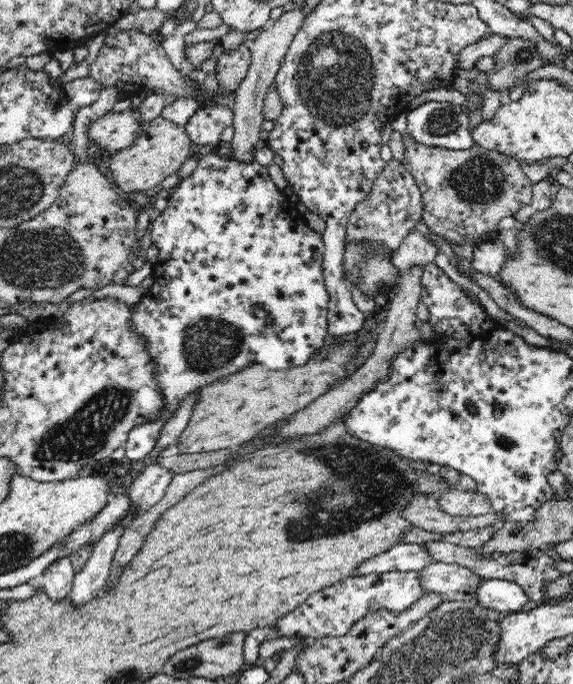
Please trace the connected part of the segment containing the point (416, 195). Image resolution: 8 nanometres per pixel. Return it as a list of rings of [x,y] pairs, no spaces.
[[[392,157],[390,161],[384,162],[382,170],[373,180],[371,191],[362,202],[356,204],[354,212],[350,213],[346,240],[376,243],[392,256],[404,237],[415,228],[417,221],[422,219],[422,214],[422,193],[414,177],[408,172],[403,161]]]

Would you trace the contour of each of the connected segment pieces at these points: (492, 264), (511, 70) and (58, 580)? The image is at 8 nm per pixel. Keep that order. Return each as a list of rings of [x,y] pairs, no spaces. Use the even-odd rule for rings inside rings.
[[[484,240],[473,247],[473,256],[470,261],[475,270],[496,277],[507,258],[508,250],[504,243],[498,240]]]
[[[508,39],[493,58],[494,69],[486,73],[485,86],[503,94],[507,94],[518,78],[544,66],[535,44],[526,39]]]
[[[69,556],[56,559],[41,574],[46,594],[56,600],[66,598],[72,590],[73,578],[76,573]]]

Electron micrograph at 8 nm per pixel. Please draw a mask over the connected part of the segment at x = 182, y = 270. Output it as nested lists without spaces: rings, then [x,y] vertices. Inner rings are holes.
[[[205,150],[192,174],[188,175],[188,178],[183,178],[175,188],[174,193],[168,196],[167,208],[151,223],[151,241],[159,250],[158,260],[153,264],[151,276],[153,284],[146,290],[146,294],[140,299],[140,302],[137,302],[129,320],[131,322],[129,327],[136,336],[141,336],[145,340],[145,350],[149,352],[149,356],[155,362],[153,377],[166,404],[164,404],[158,420],[138,424],[130,430],[125,449],[125,458],[129,461],[139,461],[148,456],[149,452],[156,447],[164,424],[177,412],[184,398],[196,393],[196,390],[256,364],[260,364],[268,370],[286,370],[290,366],[304,366],[316,354],[316,350],[320,350],[324,346],[329,307],[329,294],[323,277],[325,244],[322,235],[309,228],[303,220],[303,216],[296,212],[296,205],[290,201],[290,198],[280,192],[281,190],[274,185],[272,178],[268,175],[267,166],[262,166],[256,161],[249,163],[236,161],[232,157],[228,158],[217,152],[211,153],[209,150]]]

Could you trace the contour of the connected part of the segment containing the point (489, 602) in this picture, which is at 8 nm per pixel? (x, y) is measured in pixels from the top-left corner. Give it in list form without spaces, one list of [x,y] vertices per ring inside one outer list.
[[[490,579],[479,584],[476,598],[478,606],[484,610],[492,608],[496,612],[522,611],[529,601],[523,588],[515,582],[502,579]]]

